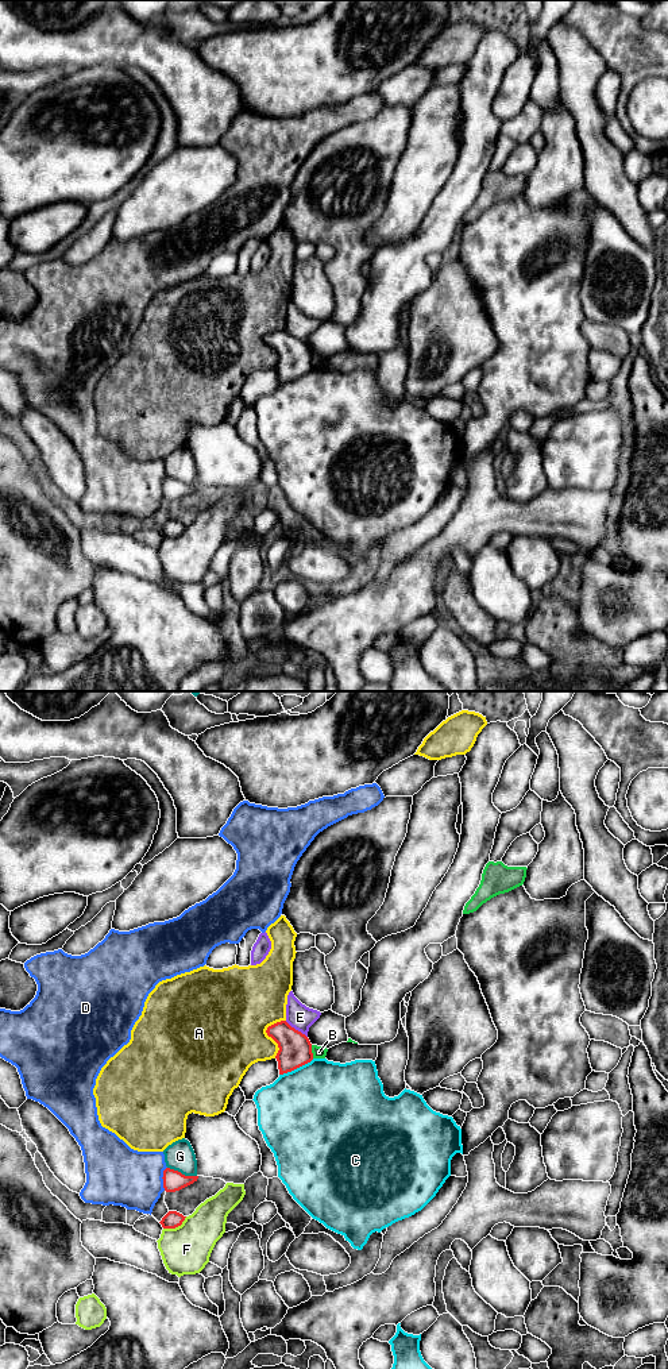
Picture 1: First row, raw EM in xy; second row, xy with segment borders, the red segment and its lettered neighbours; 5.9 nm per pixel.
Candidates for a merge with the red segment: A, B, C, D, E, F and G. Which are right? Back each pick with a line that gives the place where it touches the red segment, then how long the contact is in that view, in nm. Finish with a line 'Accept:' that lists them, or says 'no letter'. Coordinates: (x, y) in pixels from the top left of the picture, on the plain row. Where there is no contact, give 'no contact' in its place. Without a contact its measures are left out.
Accept: no letter

